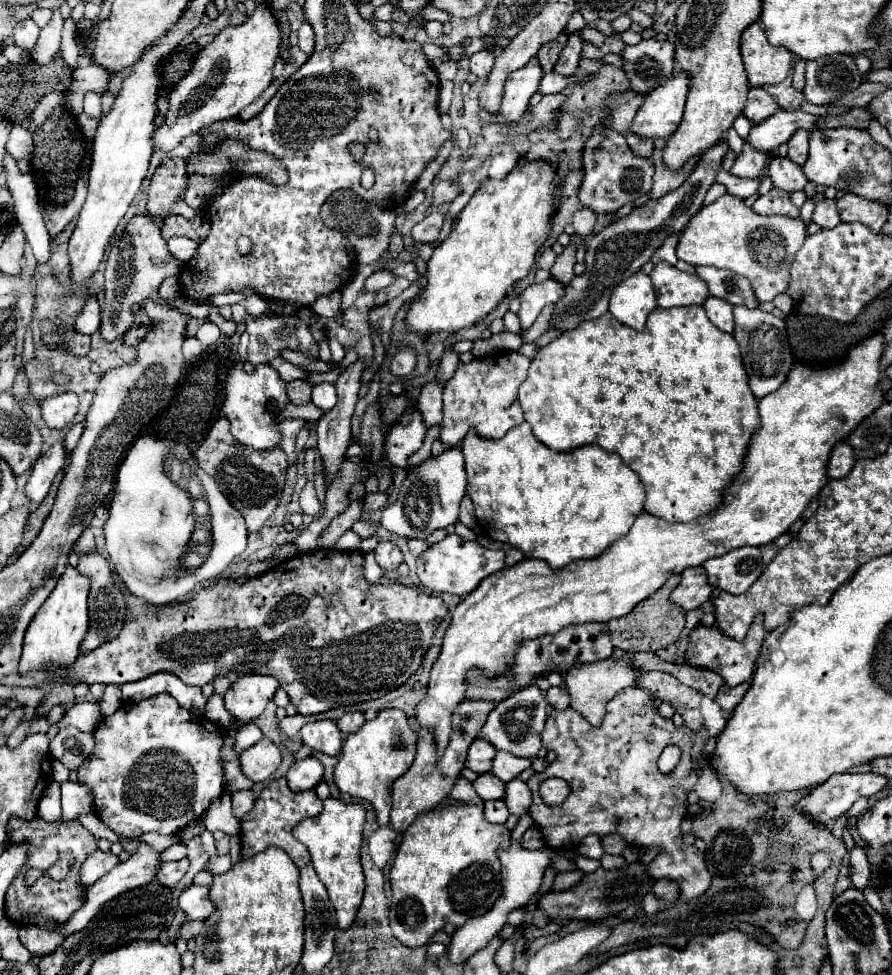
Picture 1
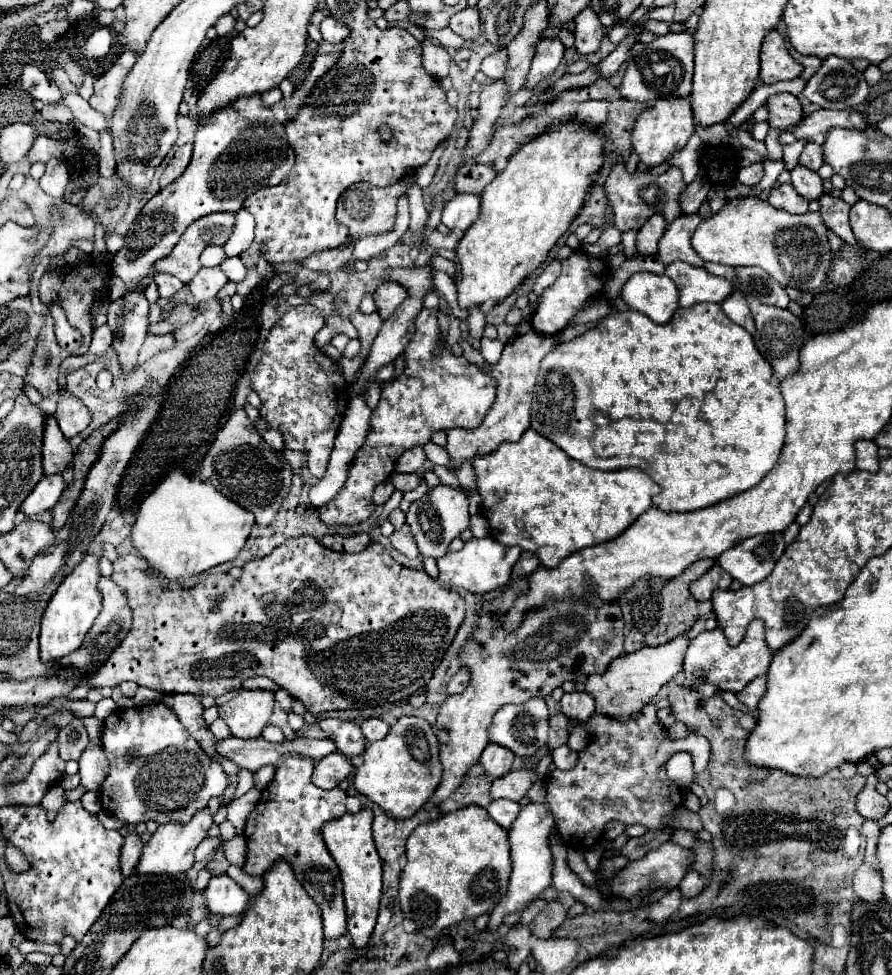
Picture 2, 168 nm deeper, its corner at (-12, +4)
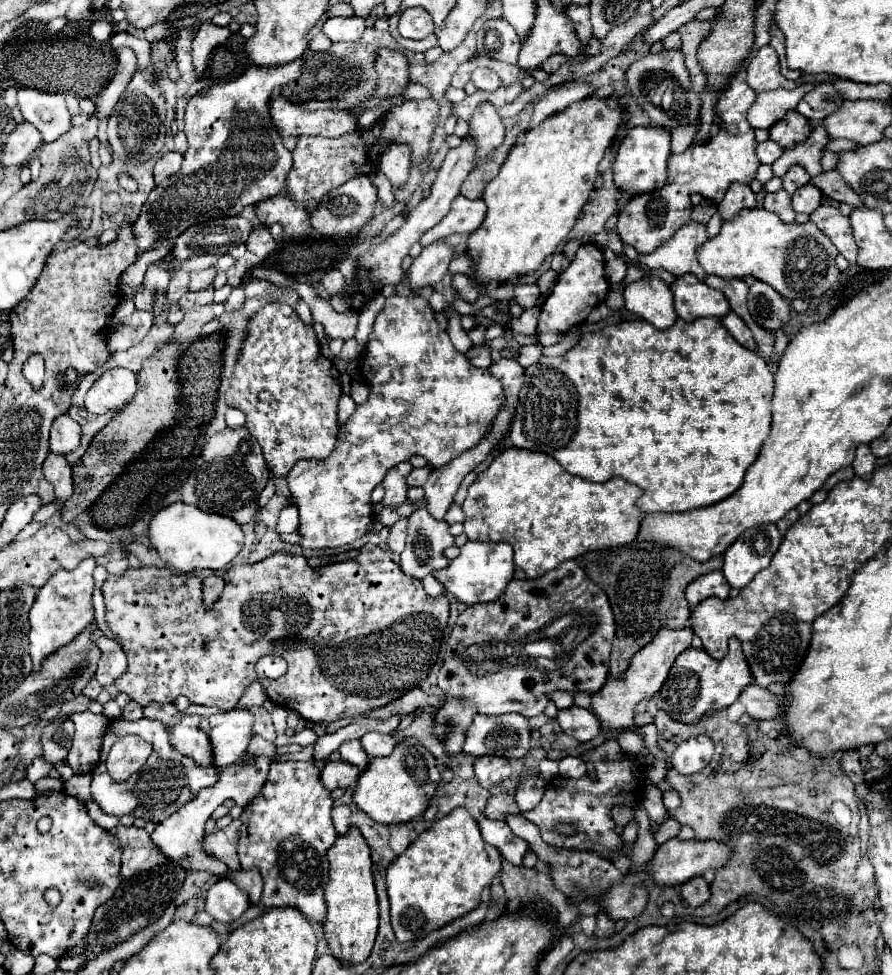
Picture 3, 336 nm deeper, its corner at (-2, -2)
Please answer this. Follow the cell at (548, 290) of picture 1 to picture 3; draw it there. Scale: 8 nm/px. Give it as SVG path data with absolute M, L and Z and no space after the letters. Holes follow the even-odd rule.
M584 243L576 251L576 257L570 261L568 269L564 269L558 275L558 281L552 289L552 293L546 297L544 305L540 307L540 321L538 321L538 333L548 333L548 331L562 331L566 333L570 327L582 323L586 315L596 307L598 303L604 301L608 293L608 281L604 277L604 255L602 249L596 247L594 243Z

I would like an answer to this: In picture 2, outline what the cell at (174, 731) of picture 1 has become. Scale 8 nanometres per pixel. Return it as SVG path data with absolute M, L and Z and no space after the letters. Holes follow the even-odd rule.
M150 703L132 709L118 709L104 721L102 729L102 743L104 753L110 761L110 773L100 789L102 809L110 811L124 823L140 823L140 821L156 821L158 825L164 823L184 823L192 819L194 813L202 811L204 805L216 795L222 795L228 787L228 775L224 773L222 765L208 755L200 755L202 749L198 741L184 729L178 717L164 705L164 703ZM126 753L136 753L134 761L126 761Z

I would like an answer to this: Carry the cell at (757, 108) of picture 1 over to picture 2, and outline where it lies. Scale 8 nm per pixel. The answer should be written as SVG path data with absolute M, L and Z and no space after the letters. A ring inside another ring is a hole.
M790 93L774 95L774 97L770 97L766 103L768 103L768 107L770 107L768 123L770 123L770 127L774 127L774 129L790 131L792 127L796 127L796 125L804 119L800 101L798 101L794 95L790 95Z

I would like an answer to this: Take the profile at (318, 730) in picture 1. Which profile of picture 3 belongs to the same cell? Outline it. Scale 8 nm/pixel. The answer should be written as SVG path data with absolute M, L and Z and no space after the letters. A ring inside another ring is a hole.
M346 741L340 745L340 755L342 755L342 761L350 763L350 765L356 765L358 769L364 769L366 763L368 763L368 755L366 751L362 749L360 741Z

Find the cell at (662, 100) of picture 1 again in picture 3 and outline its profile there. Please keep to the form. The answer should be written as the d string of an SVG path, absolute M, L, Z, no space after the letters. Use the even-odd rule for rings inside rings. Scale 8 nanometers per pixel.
M632 127L620 143L616 161L614 161L614 183L632 193L646 193L662 187L666 183L666 161L670 157L670 131L666 127Z

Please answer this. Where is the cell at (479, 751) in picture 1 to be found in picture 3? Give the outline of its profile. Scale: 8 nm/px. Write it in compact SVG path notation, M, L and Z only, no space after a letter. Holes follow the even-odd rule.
M490 755L476 757L474 771L476 771L478 783L486 789L492 789L494 785L510 777L510 763L508 759L502 759L502 757L490 757Z

